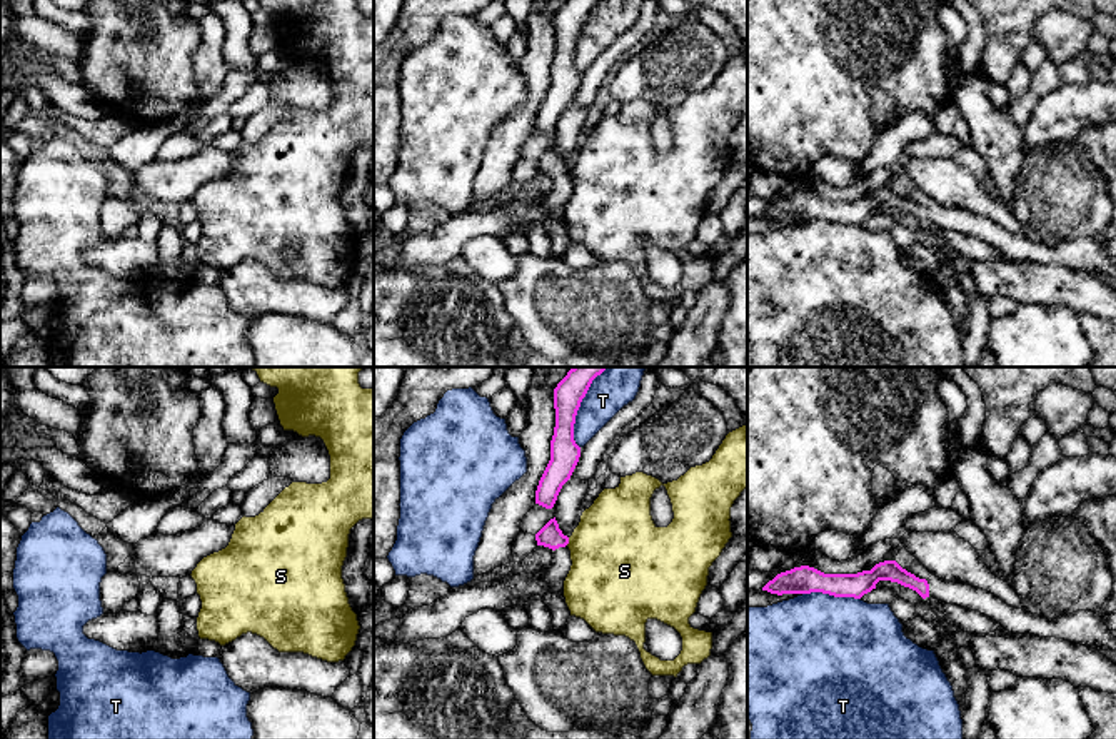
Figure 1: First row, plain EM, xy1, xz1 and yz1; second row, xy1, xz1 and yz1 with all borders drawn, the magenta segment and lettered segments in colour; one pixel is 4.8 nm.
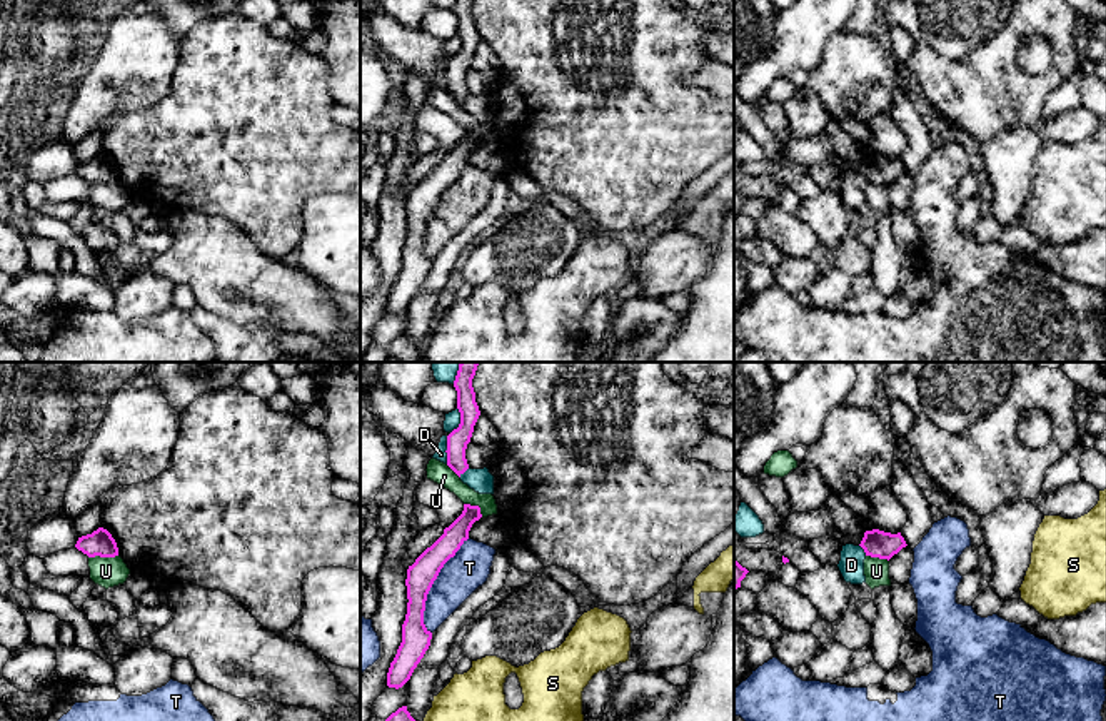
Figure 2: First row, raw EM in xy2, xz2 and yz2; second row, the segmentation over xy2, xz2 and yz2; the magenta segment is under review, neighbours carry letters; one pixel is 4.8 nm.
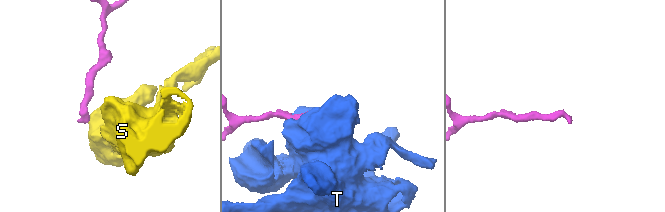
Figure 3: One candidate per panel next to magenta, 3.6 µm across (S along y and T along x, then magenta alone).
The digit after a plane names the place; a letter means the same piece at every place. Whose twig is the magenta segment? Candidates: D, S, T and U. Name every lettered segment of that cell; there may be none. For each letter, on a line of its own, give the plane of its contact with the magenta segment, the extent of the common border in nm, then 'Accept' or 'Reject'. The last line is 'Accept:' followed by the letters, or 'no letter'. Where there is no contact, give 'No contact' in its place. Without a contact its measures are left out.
D: Touches magenta in xz2. Shared border 140 nm. Reject
S: Touches magenta in xz1. Shared border 40 nm. Reject
T: Touches magenta in xz2. Shared border 500 nm. Reject
U: Touches magenta in xy2. Shared border 140 nm. Reject
Accept: no letter

